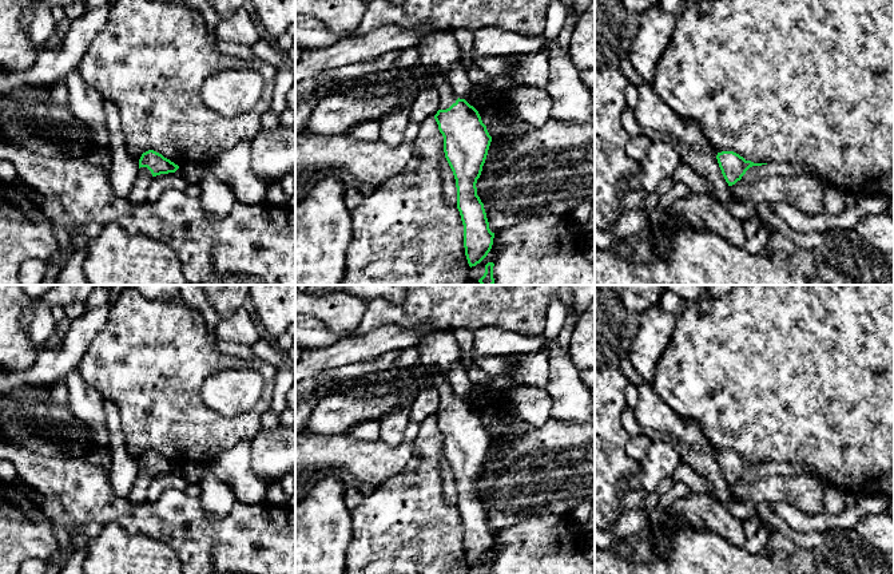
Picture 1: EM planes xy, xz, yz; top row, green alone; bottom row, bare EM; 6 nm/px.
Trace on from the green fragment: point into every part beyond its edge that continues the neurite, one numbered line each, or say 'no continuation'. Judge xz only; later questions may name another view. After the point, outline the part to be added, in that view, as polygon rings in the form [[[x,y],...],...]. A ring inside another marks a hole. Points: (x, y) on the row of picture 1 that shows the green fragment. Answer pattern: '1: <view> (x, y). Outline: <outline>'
1: xz (394, 79). Outline: [[[394,63],[385,71],[362,78],[322,82],[315,87],[313,95],[322,99],[330,94],[333,87],[338,88],[334,95],[355,98],[377,98],[389,92],[402,92],[410,87],[414,87],[417,92],[424,88],[434,88],[440,98],[438,110],[449,108],[458,99],[446,78],[440,75],[417,78],[409,74],[409,68],[401,68]]]

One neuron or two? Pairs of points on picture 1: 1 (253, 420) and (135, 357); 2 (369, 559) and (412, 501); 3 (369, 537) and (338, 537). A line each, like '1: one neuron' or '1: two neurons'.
1: one neuron
2: one neuron
3: two neurons

